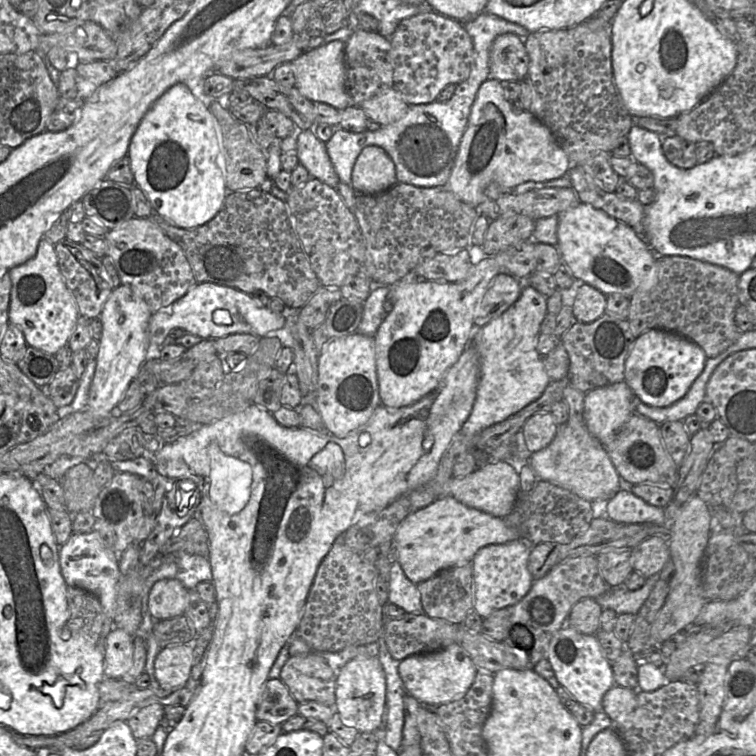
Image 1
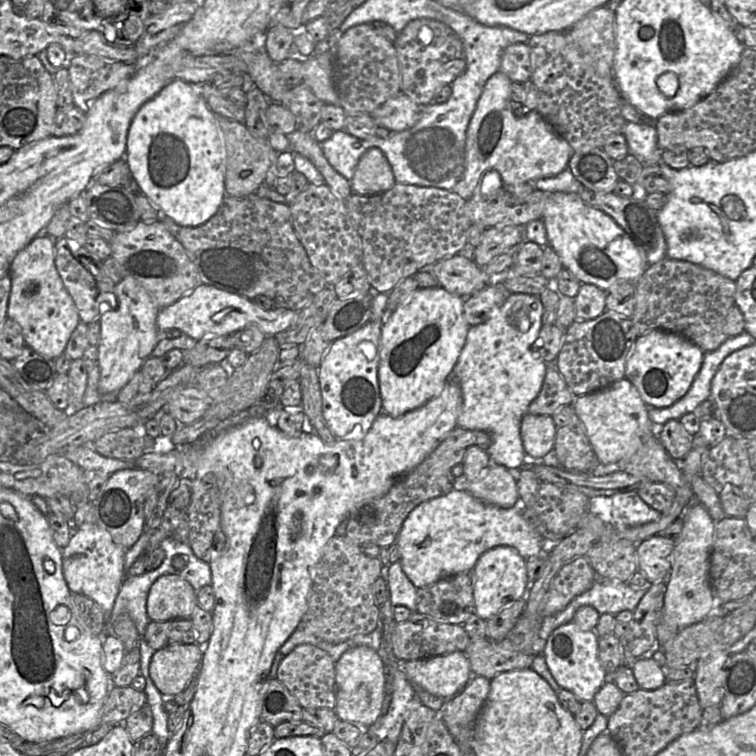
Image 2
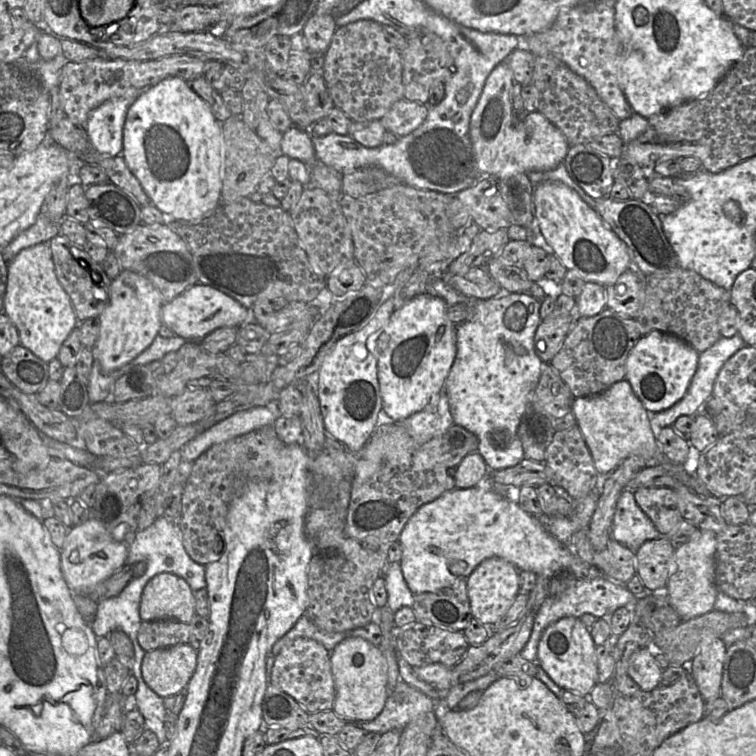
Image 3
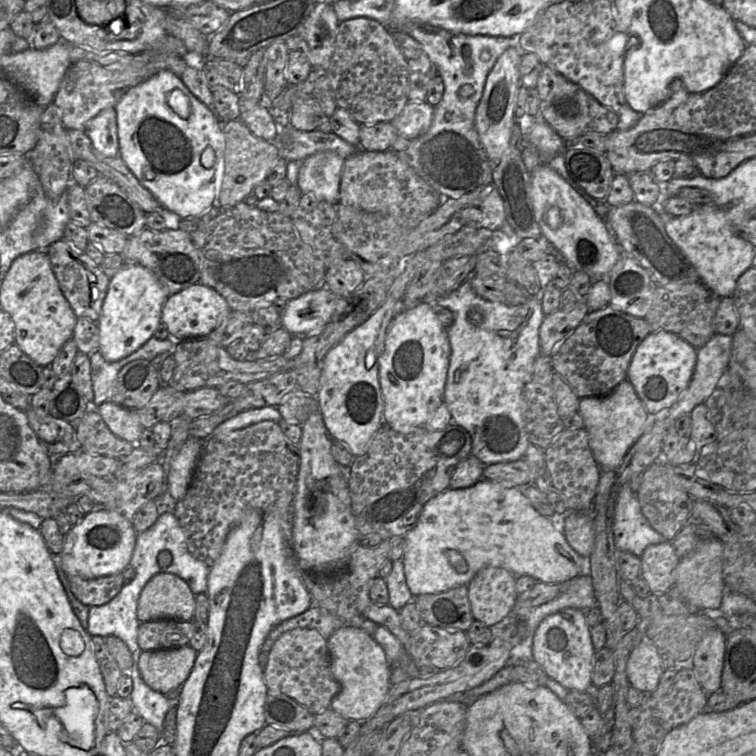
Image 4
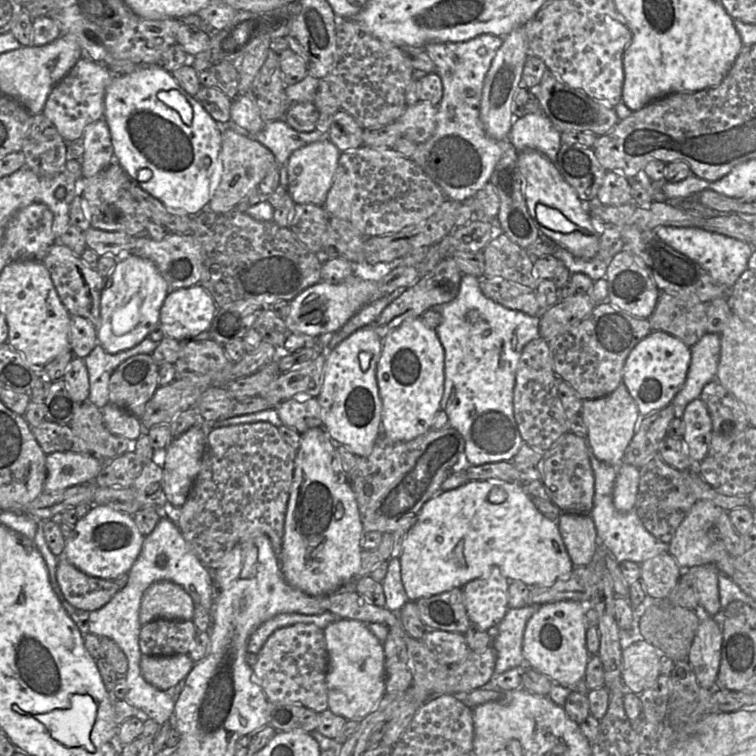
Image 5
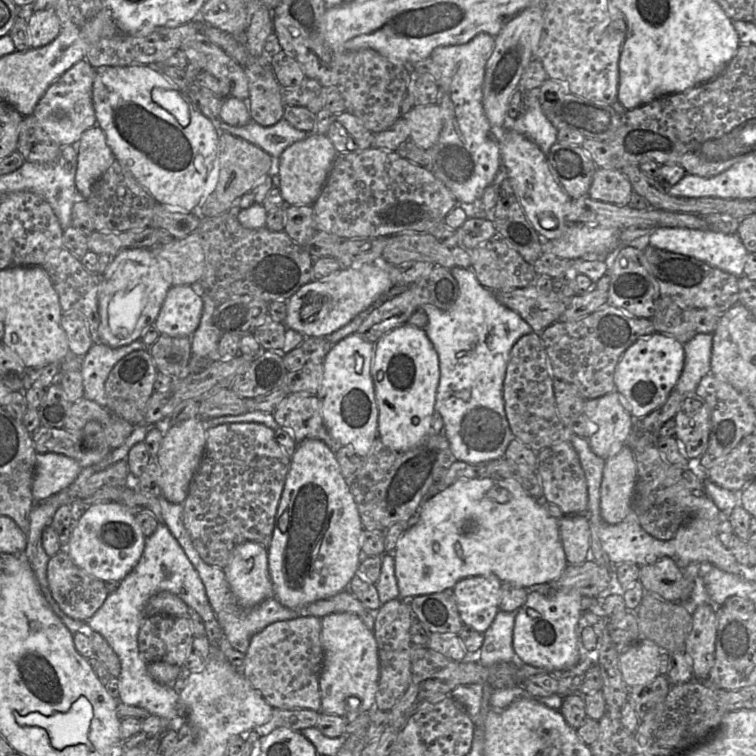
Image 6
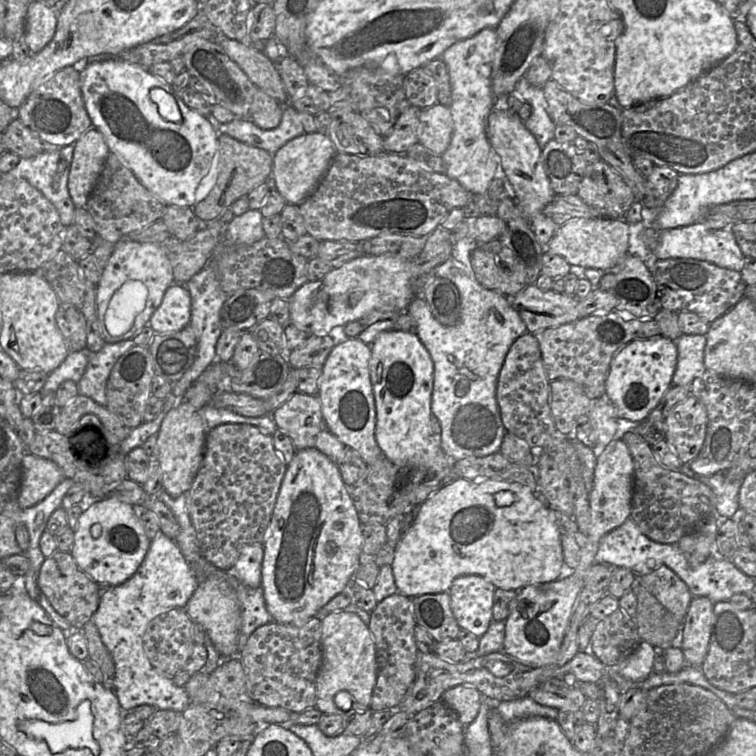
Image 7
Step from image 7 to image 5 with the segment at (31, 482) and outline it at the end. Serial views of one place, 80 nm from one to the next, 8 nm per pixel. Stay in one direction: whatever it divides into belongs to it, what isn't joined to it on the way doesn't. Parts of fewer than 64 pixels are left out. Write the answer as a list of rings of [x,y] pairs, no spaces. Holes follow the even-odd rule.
[[[54,452],[46,456],[47,477],[43,492],[53,493],[91,483],[103,468],[103,461],[90,453]]]

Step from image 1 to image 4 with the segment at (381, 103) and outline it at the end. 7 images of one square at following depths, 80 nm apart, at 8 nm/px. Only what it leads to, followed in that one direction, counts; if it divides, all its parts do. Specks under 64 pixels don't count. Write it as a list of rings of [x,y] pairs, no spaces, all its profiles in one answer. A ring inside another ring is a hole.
[[[409,101],[391,122],[399,136],[412,140],[427,132],[433,116],[434,107],[426,101]]]

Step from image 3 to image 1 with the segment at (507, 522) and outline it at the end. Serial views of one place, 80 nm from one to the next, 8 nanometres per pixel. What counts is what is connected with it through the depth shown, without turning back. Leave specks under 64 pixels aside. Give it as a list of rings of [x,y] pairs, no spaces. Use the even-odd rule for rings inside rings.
[[[446,495],[409,514],[399,525],[394,540],[398,562],[407,578],[418,585],[444,569],[472,563],[477,551],[487,545],[504,544],[521,537],[521,533],[508,526],[504,519],[468,507]]]

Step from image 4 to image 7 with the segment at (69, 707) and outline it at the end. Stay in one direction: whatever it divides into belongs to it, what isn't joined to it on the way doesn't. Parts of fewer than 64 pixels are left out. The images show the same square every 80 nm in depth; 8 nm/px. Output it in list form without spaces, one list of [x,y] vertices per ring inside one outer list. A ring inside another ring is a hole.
[[[83,700],[77,707],[76,719],[52,724],[42,720],[29,720],[21,723],[21,730],[35,738],[43,739],[52,754],[59,754],[67,749],[80,749],[90,742],[93,730],[93,714],[89,700]]]

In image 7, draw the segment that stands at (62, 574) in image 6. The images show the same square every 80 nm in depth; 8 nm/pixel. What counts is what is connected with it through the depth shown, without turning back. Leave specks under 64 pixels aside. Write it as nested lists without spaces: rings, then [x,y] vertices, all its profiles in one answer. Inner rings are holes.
[[[56,551],[45,559],[40,569],[38,586],[53,608],[72,626],[82,629],[92,620],[100,602],[100,585],[77,565],[70,552]]]

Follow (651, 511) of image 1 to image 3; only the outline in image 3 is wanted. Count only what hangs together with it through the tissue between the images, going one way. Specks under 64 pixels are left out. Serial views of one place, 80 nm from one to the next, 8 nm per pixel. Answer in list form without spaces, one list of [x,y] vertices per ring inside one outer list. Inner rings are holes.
[[[625,488],[617,500],[611,537],[630,550],[637,551],[645,541],[663,536],[637,504],[634,491]]]

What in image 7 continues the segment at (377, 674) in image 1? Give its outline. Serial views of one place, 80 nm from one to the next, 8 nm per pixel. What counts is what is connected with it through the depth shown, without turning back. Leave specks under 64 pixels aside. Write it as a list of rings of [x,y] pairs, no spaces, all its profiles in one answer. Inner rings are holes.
[[[334,611],[321,620],[322,663],[316,678],[316,708],[324,715],[343,717],[344,711],[336,706],[336,696],[347,692],[352,696],[351,710],[370,709],[377,680],[376,647],[368,626],[355,613]]]

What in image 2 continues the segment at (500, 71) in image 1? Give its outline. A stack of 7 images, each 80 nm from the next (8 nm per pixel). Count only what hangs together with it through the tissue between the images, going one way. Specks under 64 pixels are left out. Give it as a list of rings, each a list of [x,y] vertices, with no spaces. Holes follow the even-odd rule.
[[[527,42],[514,43],[505,48],[499,71],[513,82],[524,83],[531,80],[533,62]]]

